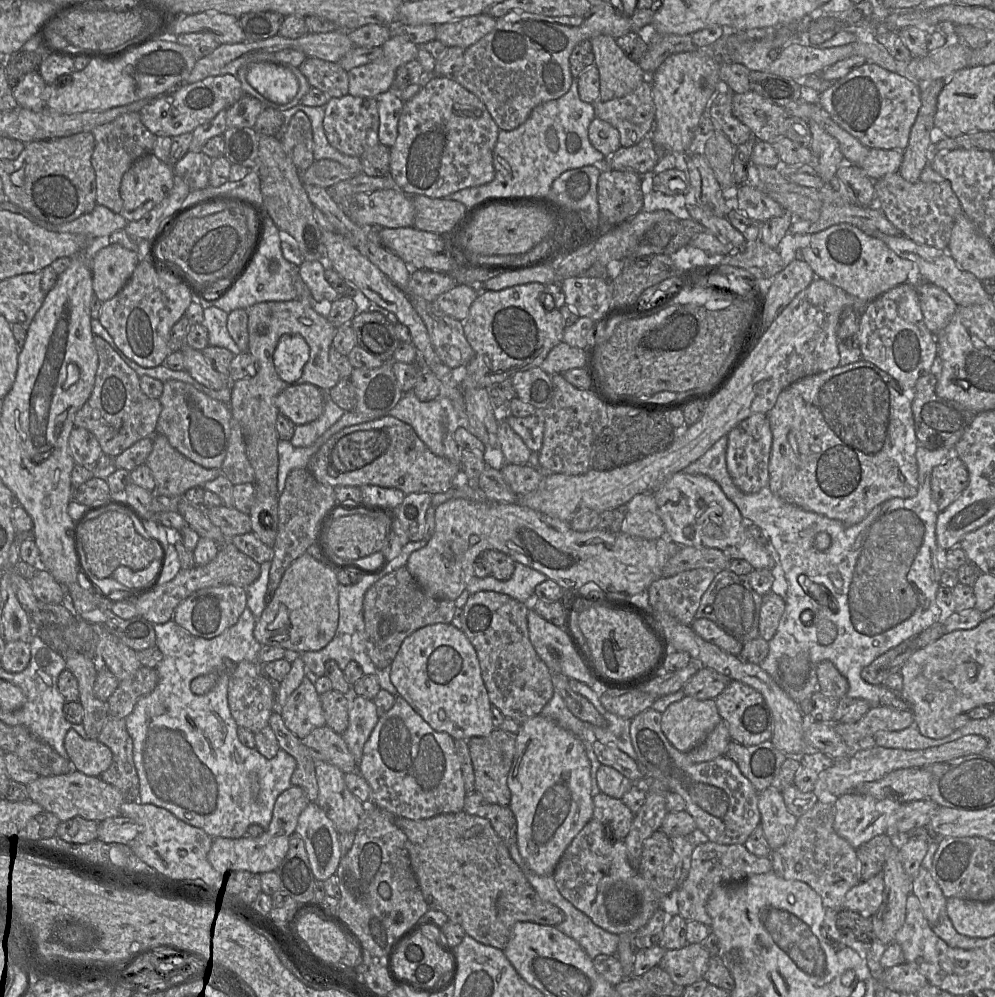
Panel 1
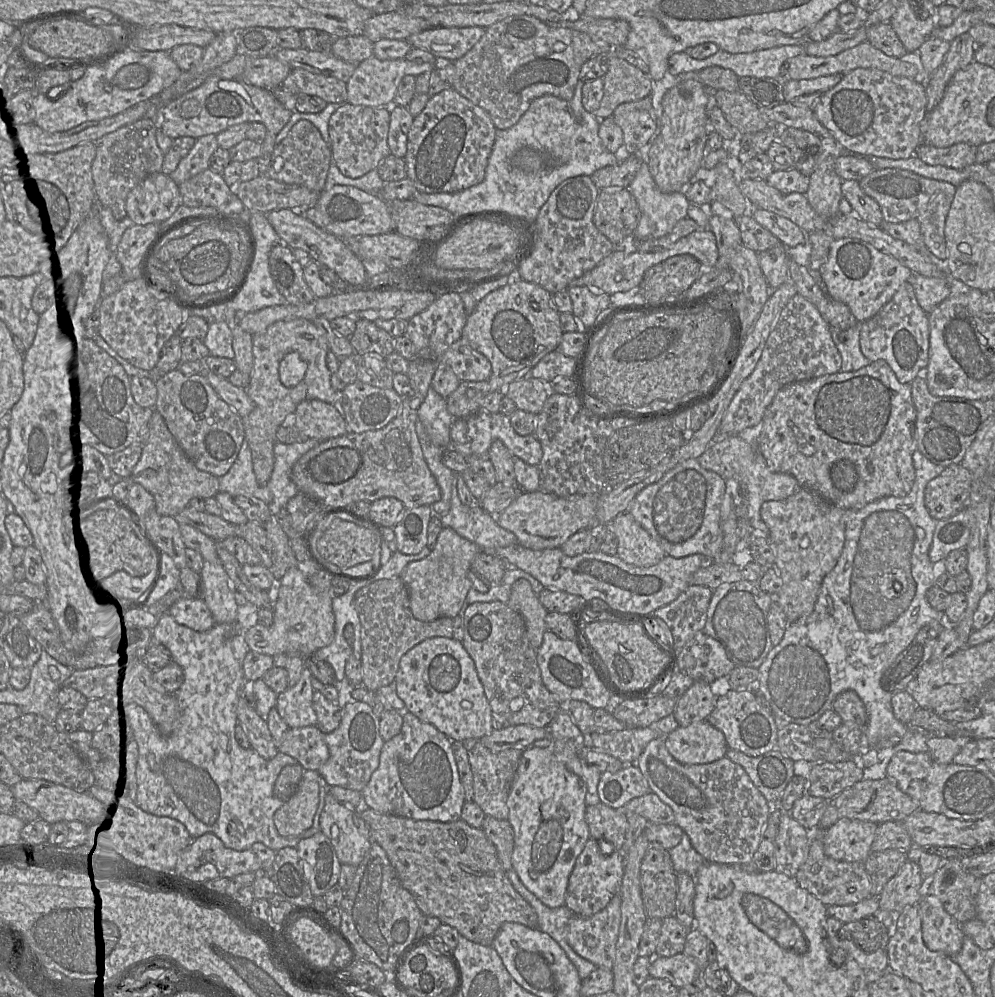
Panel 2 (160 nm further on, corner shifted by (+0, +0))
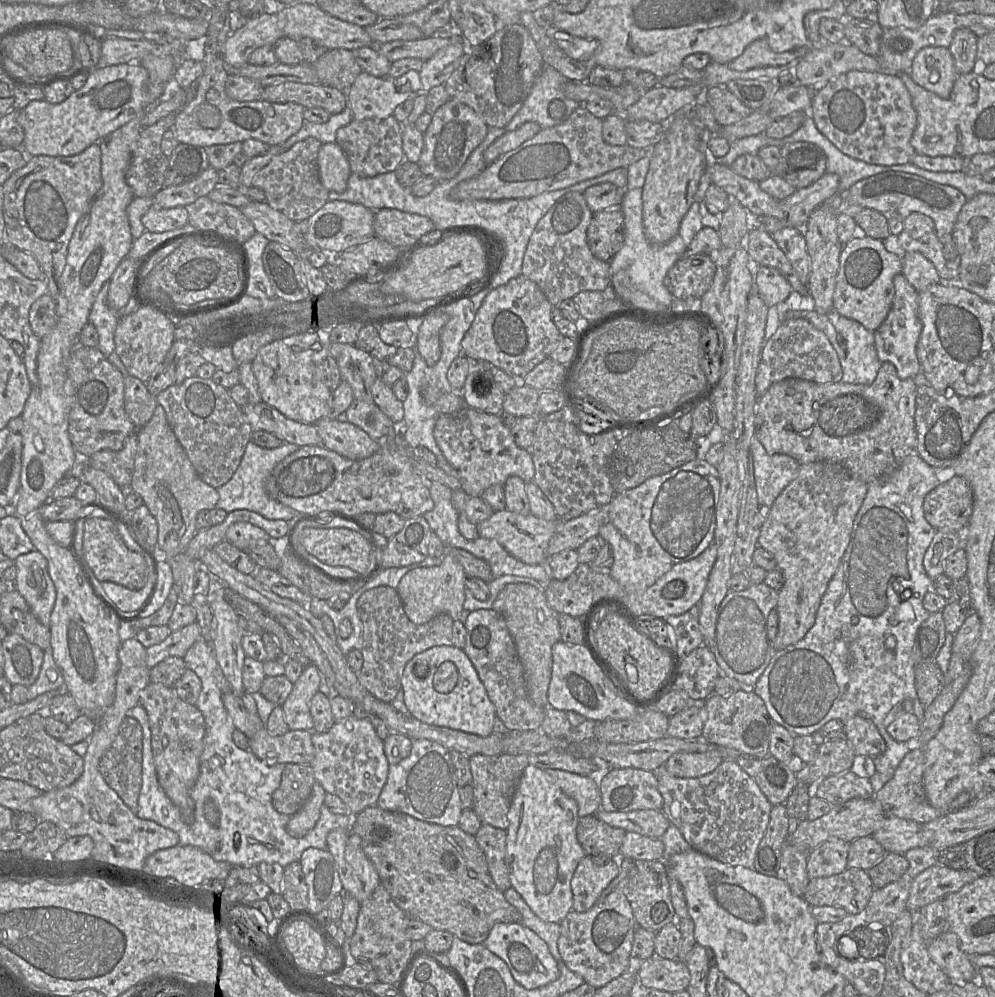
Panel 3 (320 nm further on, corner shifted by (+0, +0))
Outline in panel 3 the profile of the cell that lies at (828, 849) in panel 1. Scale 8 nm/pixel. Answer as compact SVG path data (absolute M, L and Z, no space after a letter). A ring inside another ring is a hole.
M846 868L839 874L811 879L803 897L811 907L840 907L857 914L866 907L874 889L865 870Z

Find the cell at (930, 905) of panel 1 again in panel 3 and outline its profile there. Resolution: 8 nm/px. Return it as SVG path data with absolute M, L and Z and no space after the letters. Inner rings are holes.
M949 930L928 943L927 952L951 981L972 981L978 970L971 963L970 956L960 949L956 934Z

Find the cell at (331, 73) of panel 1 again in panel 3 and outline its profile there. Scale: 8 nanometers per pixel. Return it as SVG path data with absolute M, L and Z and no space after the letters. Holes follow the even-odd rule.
M284 82L264 87L261 99L271 103L293 102L304 108L323 108L330 115L345 109L346 95L323 84Z

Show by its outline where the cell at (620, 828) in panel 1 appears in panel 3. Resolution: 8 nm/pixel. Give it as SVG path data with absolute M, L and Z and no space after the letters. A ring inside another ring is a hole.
M596 815L580 817L576 828L576 835L579 844L586 855L592 856L595 859L597 865L603 865L609 859L619 859L619 851L625 833L626 831L622 828L610 826L599 820Z

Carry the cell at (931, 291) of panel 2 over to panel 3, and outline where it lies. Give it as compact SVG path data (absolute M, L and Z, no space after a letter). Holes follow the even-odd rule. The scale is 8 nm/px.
M908 252L902 258L901 274L919 293L930 285L941 282L935 266L920 252Z

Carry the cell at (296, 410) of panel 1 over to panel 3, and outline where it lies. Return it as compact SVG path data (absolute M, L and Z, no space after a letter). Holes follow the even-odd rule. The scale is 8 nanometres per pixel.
M323 417L315 424L322 446L351 460L372 456L380 448L365 431L347 421Z

